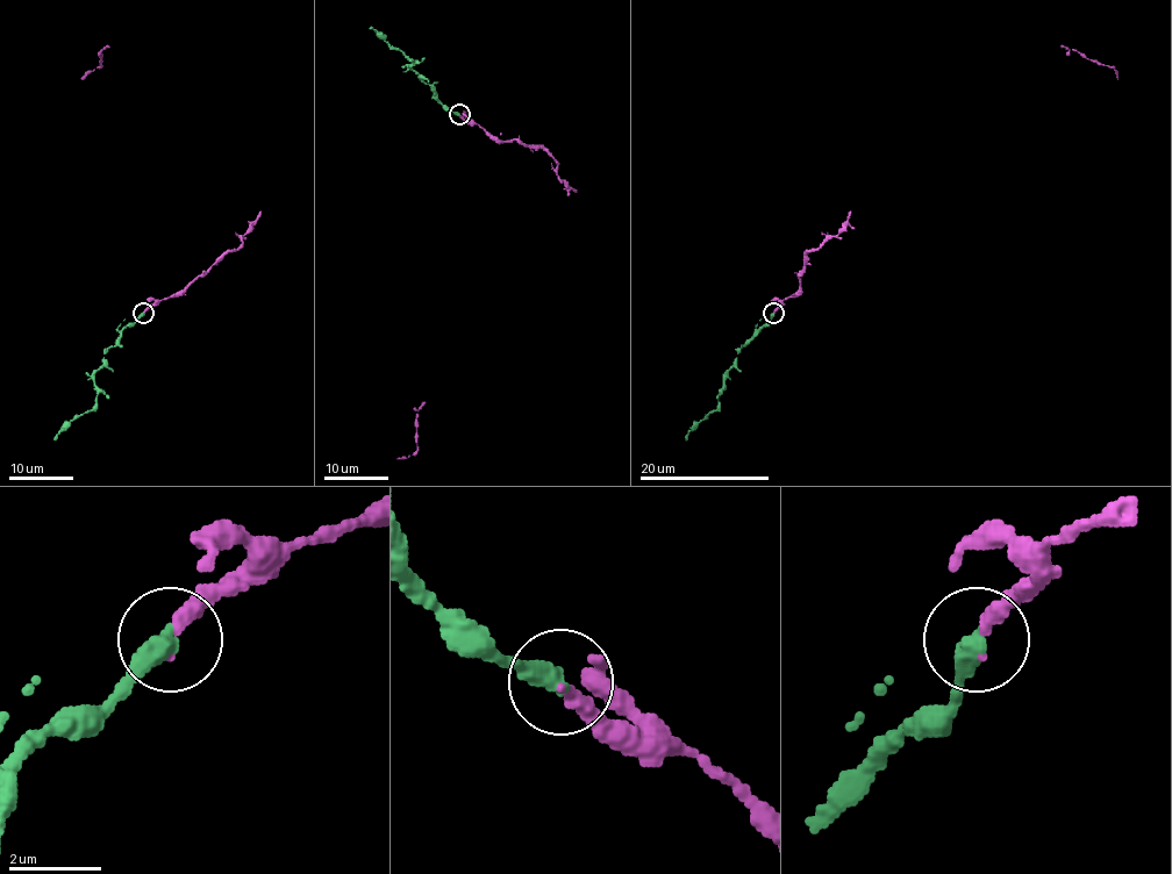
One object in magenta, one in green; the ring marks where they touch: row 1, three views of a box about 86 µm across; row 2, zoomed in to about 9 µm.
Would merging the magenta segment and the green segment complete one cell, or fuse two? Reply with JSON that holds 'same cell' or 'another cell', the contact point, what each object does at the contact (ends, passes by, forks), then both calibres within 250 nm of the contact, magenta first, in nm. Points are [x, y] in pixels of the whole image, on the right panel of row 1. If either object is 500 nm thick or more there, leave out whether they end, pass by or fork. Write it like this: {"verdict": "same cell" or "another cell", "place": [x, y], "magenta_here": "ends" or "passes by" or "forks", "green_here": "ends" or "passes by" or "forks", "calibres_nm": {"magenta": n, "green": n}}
{"verdict": "same cell", "place": [773, 313], "magenta_here": "ends", "green_here": "ends", "calibres_nm": {"magenta": 320, "green": 460}}

